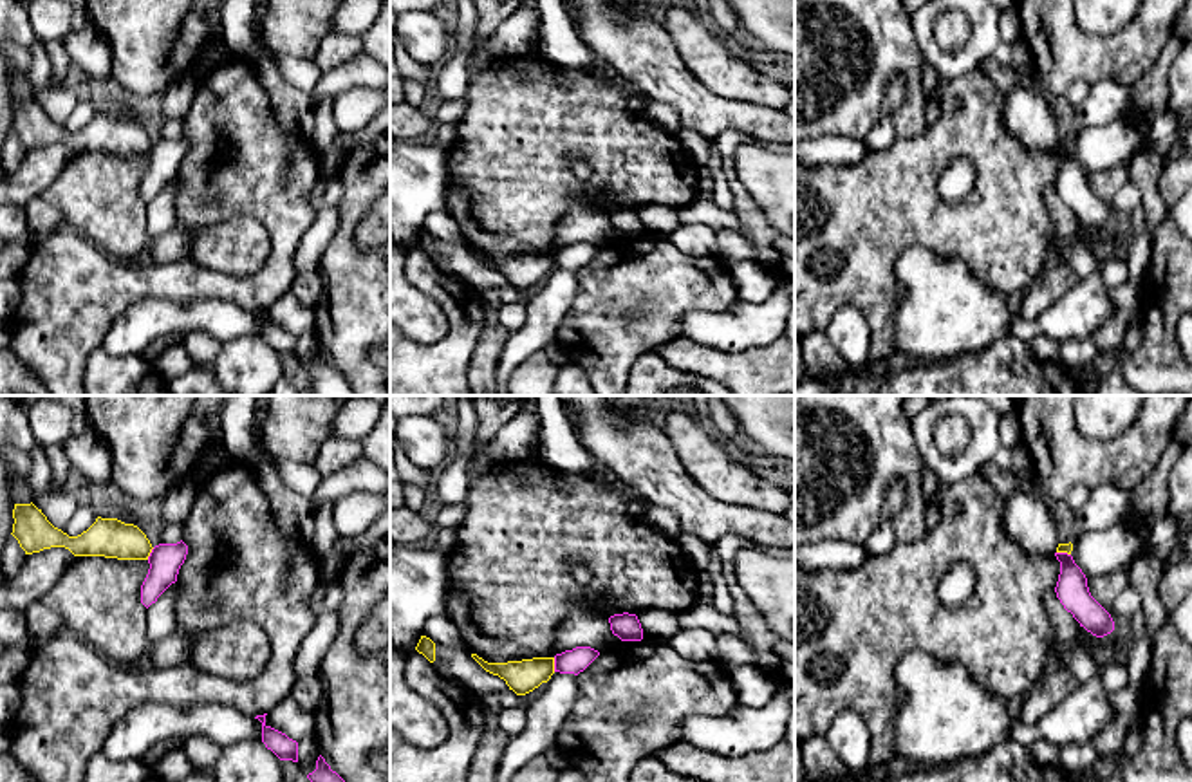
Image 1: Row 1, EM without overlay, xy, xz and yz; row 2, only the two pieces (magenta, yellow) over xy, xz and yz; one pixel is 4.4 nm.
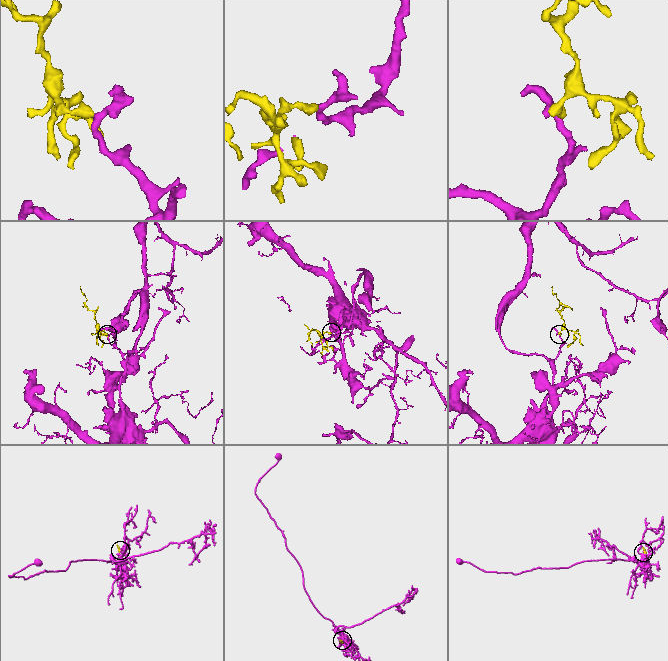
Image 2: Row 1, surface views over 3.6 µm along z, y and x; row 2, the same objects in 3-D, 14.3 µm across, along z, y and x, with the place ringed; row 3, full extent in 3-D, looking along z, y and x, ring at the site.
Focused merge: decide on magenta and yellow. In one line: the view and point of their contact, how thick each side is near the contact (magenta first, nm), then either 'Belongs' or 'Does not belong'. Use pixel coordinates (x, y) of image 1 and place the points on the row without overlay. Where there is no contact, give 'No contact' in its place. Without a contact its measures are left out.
Touches magenta at xz (555, 260). Thickness 110 nm (magenta) against 150 nm. Does not belong

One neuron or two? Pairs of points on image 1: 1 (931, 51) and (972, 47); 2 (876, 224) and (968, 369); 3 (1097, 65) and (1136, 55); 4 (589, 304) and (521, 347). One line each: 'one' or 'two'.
1: one
2: two
3: one
4: two

